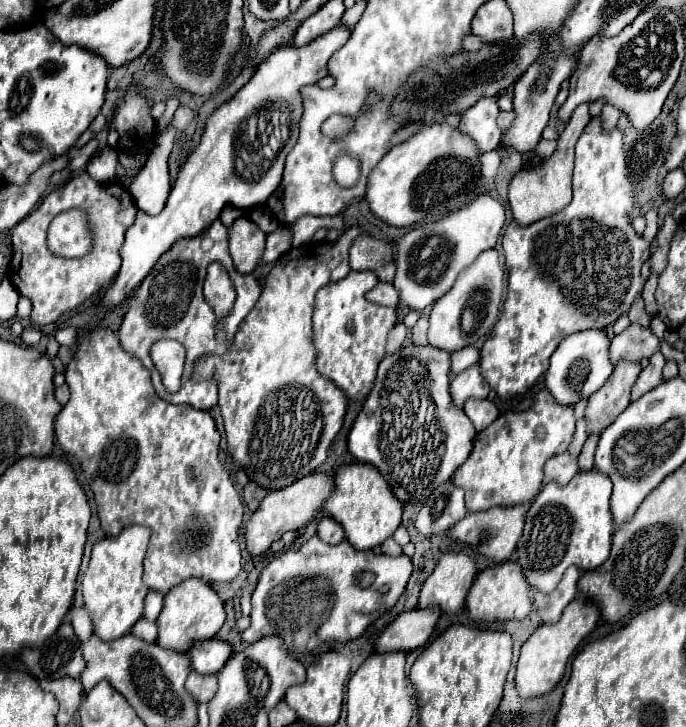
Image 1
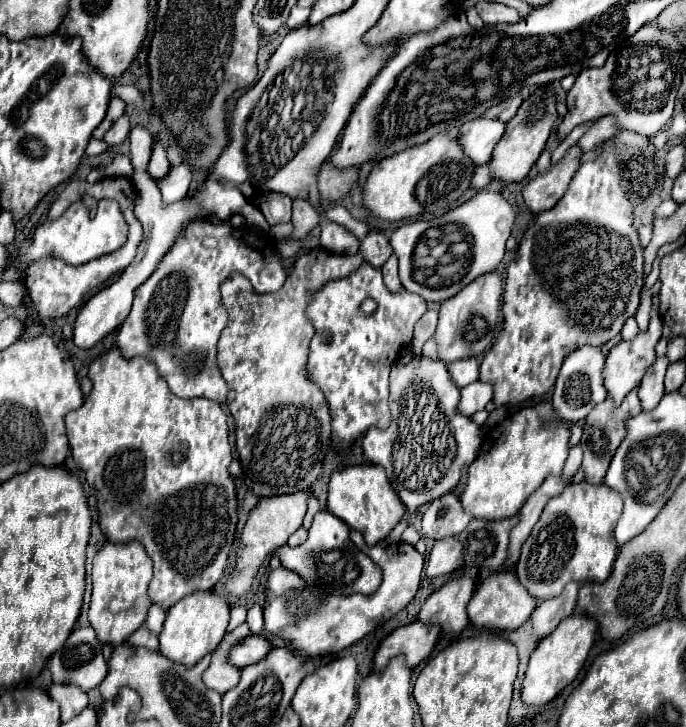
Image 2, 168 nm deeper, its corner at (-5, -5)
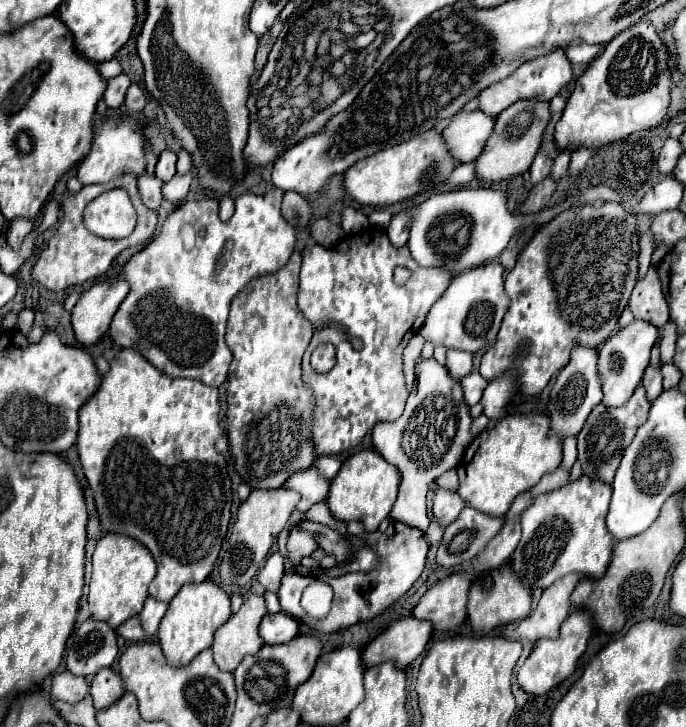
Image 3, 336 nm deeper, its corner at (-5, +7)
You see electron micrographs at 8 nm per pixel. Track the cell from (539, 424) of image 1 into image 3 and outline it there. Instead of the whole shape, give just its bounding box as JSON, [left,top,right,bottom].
[457,414,563,516]

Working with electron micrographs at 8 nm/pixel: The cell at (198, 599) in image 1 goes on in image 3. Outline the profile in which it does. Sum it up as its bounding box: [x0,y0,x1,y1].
[159,580,231,666]

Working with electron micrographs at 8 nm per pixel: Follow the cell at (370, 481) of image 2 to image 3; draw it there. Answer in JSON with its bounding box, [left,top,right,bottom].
[327,450,399,532]

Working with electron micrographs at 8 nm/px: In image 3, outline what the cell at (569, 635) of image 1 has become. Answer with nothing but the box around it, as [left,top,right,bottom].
[517,610,591,694]

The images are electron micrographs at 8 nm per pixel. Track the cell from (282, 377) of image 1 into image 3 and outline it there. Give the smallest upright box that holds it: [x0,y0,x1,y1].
[225,252,315,488]

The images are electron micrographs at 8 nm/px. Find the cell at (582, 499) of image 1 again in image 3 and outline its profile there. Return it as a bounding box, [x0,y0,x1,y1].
[511,476,613,590]

